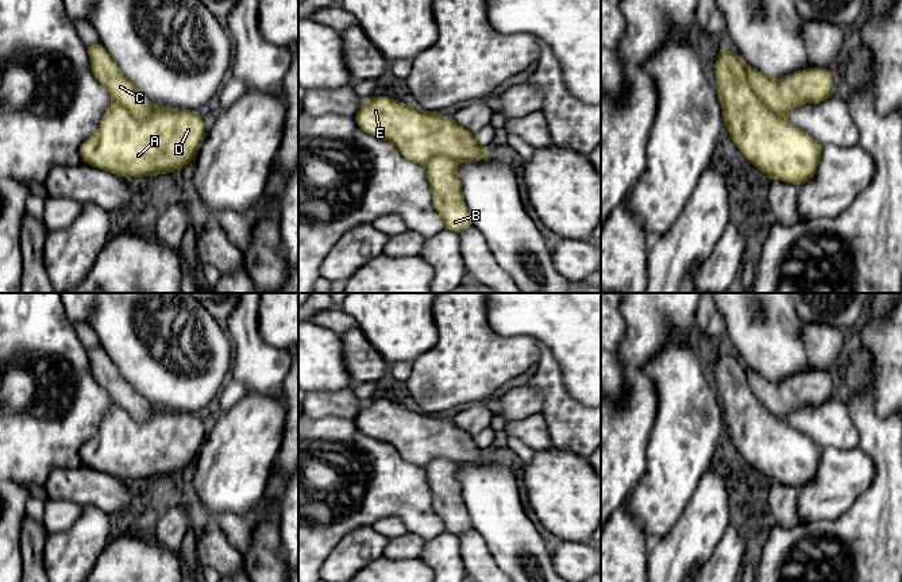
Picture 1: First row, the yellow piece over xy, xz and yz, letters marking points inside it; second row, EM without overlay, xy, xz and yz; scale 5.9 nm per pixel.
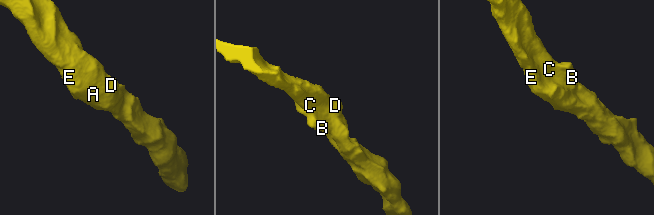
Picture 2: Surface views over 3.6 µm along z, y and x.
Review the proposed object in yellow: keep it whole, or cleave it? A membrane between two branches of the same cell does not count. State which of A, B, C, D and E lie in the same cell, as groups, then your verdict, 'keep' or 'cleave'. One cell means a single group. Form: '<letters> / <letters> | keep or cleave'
A B C D E | keep

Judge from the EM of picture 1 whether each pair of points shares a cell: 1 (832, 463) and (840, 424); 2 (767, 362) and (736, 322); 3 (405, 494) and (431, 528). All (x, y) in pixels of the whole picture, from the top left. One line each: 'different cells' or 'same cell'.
1: different cells
2: same cell
3: same cell

